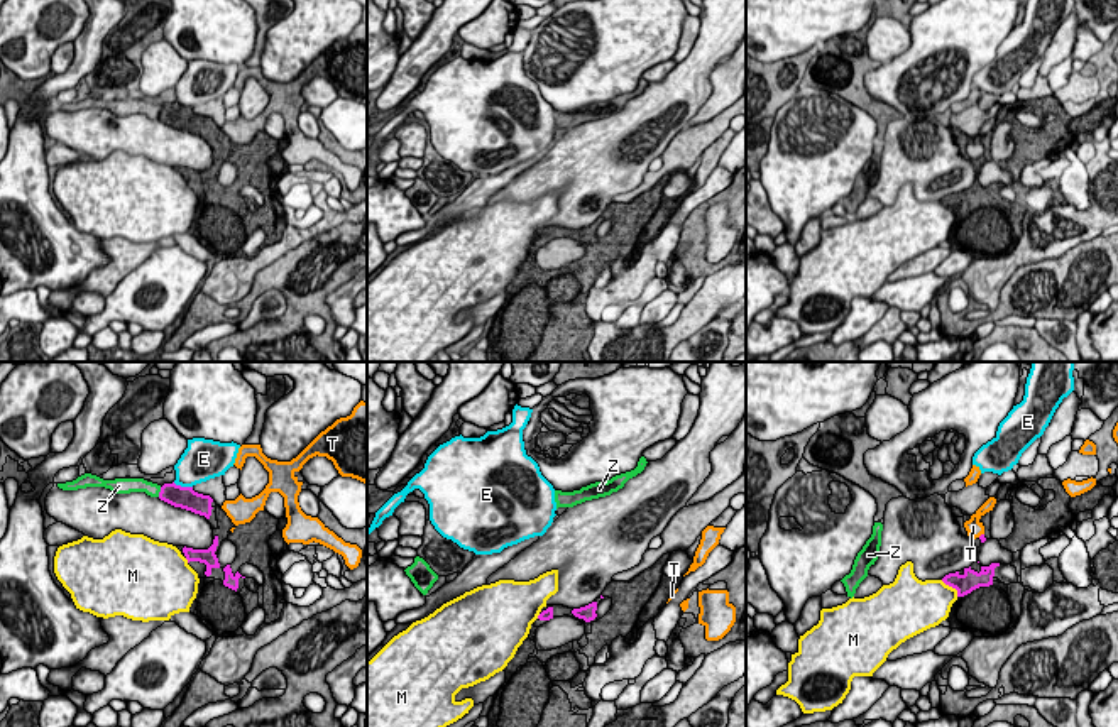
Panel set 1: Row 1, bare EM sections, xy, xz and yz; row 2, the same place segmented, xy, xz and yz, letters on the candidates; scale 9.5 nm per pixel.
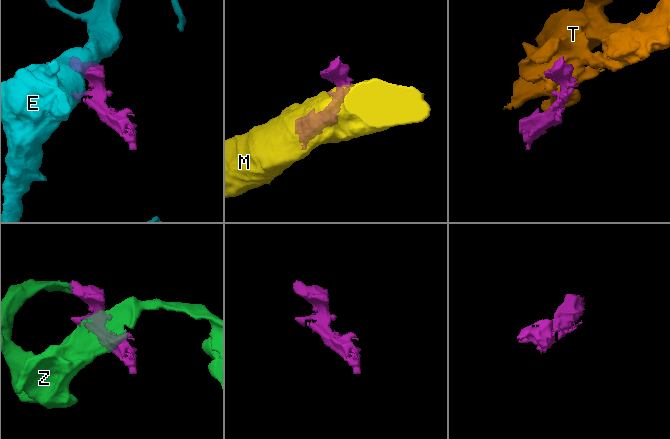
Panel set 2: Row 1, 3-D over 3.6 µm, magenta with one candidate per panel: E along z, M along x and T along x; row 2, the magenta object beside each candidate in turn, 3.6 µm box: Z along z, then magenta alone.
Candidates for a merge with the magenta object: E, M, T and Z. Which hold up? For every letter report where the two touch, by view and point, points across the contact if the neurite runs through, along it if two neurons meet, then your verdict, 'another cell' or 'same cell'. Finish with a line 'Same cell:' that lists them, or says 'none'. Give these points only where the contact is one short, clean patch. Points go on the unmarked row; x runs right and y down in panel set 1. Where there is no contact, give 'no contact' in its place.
E: xy (183, 109) | along xy (173, 103), (191, 109) | another cell
M: yz (951, 207) | another cell
T: yz (981, 156) | along yz (983, 154), (978, 158) | another cell
Z: xy (159, 114) | along xy (161, 109), (158, 117) | another cell
Same cell: none

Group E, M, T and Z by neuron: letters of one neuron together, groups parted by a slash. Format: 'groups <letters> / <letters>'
groups E / M / T Z

